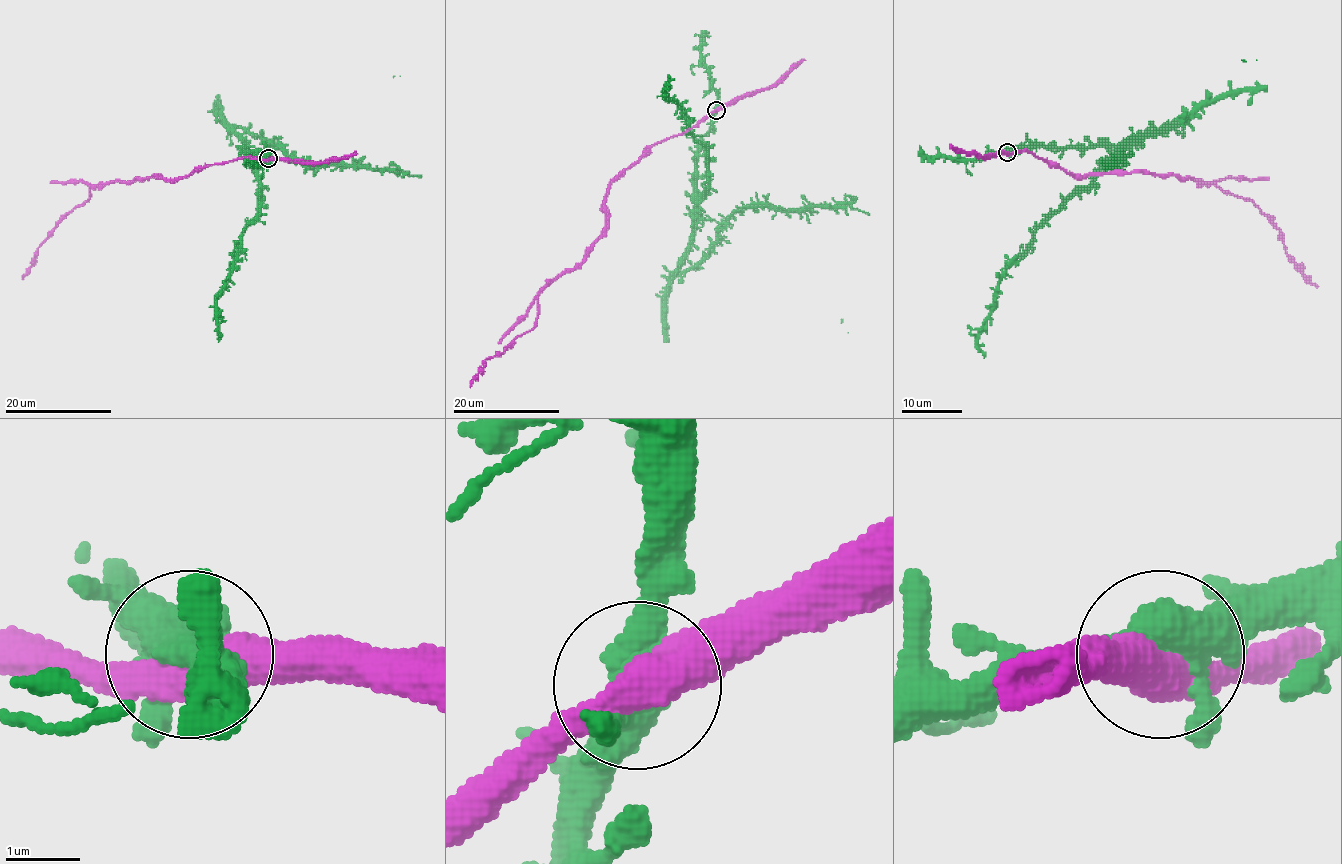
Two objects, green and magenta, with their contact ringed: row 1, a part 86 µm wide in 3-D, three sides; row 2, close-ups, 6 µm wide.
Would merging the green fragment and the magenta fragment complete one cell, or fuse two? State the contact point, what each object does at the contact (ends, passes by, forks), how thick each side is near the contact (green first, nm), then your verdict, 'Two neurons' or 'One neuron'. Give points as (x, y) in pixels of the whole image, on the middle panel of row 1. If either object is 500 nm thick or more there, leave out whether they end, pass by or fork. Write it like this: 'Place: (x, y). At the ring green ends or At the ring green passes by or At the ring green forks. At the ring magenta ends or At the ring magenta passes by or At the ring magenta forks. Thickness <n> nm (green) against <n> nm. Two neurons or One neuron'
Place: (716, 110). Thickness 460 nm (green) against 500 nm. Two neurons

